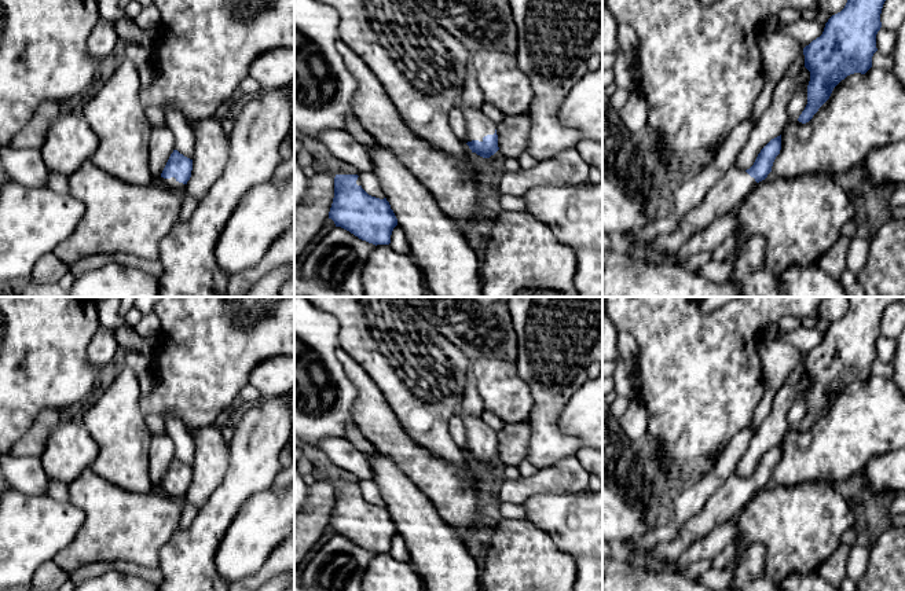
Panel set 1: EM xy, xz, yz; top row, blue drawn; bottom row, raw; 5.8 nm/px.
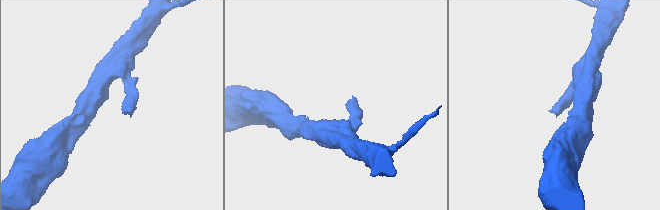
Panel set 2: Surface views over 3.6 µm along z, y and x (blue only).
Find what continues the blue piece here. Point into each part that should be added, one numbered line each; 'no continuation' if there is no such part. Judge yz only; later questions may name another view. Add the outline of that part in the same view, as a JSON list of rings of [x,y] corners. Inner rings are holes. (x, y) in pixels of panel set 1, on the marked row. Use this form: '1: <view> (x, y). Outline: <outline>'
1: yz (736, 184). Outline: [[[730,168],[708,190],[701,202],[681,219],[674,232],[651,239],[640,253],[653,264],[670,261],[693,235],[706,230],[718,217],[736,209],[755,186],[755,179],[744,169]]]

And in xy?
1: xy (171, 183). Outline: [[[160,177],[158,180],[160,183],[165,184],[171,190],[183,191],[186,187],[186,184],[179,183],[175,177],[171,179]]]

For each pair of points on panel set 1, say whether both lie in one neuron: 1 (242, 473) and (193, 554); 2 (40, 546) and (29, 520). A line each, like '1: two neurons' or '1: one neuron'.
1: one neuron
2: one neuron

